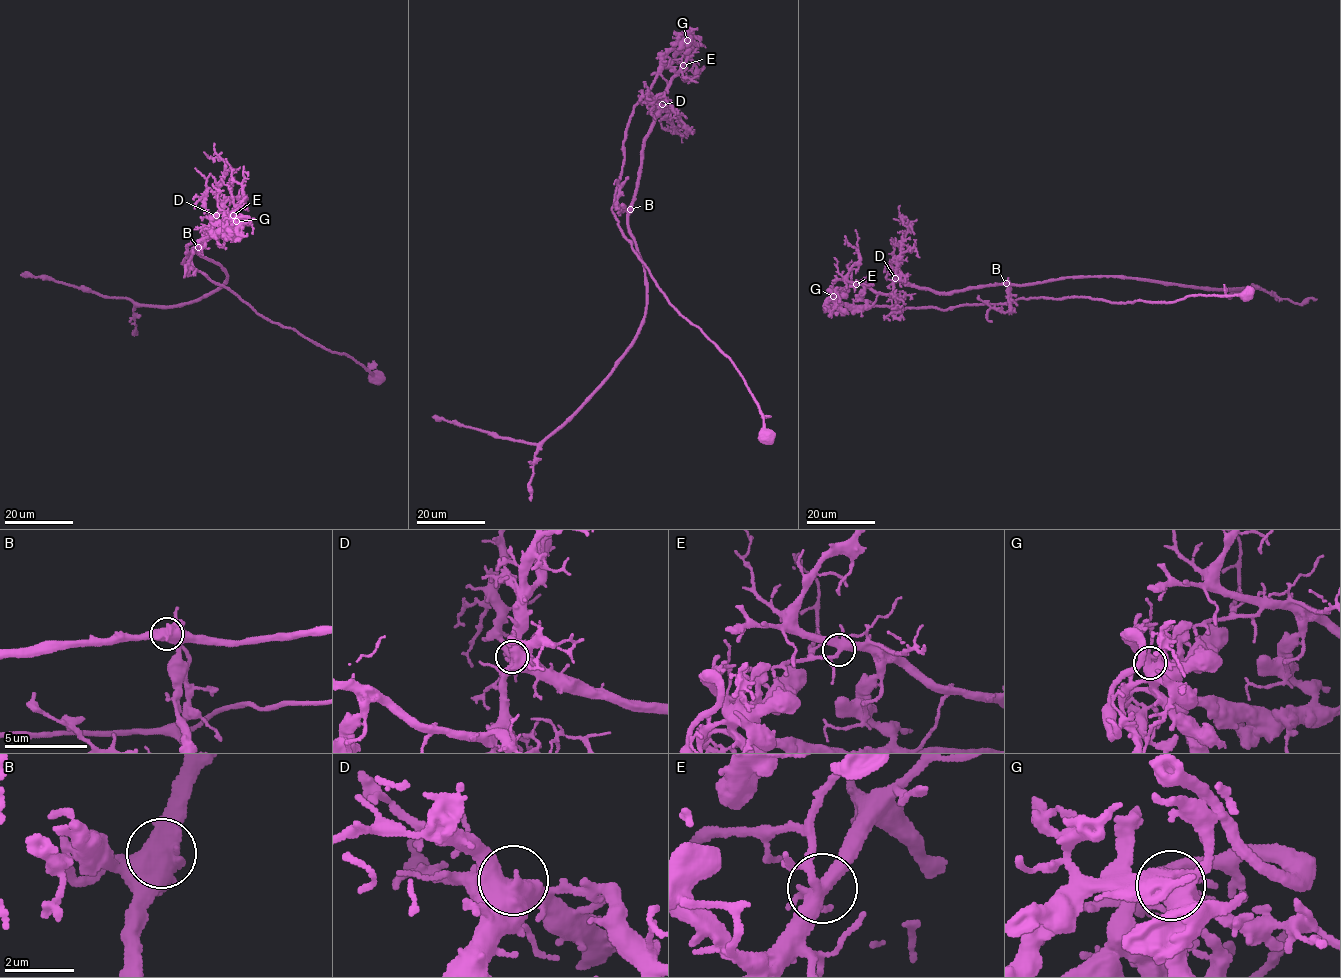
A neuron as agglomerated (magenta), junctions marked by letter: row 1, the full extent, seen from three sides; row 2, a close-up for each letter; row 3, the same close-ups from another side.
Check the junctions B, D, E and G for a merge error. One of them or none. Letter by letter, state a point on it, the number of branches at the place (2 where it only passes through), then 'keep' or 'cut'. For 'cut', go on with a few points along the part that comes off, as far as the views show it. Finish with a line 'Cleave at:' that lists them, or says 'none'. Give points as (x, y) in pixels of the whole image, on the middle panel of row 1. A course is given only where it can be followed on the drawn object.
B: place (630, 209); branches 4; cut; course (630, 209), (628, 232), (644, 272), (646, 314), (611, 374), (535, 444), (432, 417)
D: place (662, 104); branches 5; keep
E: place (683, 65); branches 6; keep
G: place (687, 40); branches 4; keep
Cleave at: B

